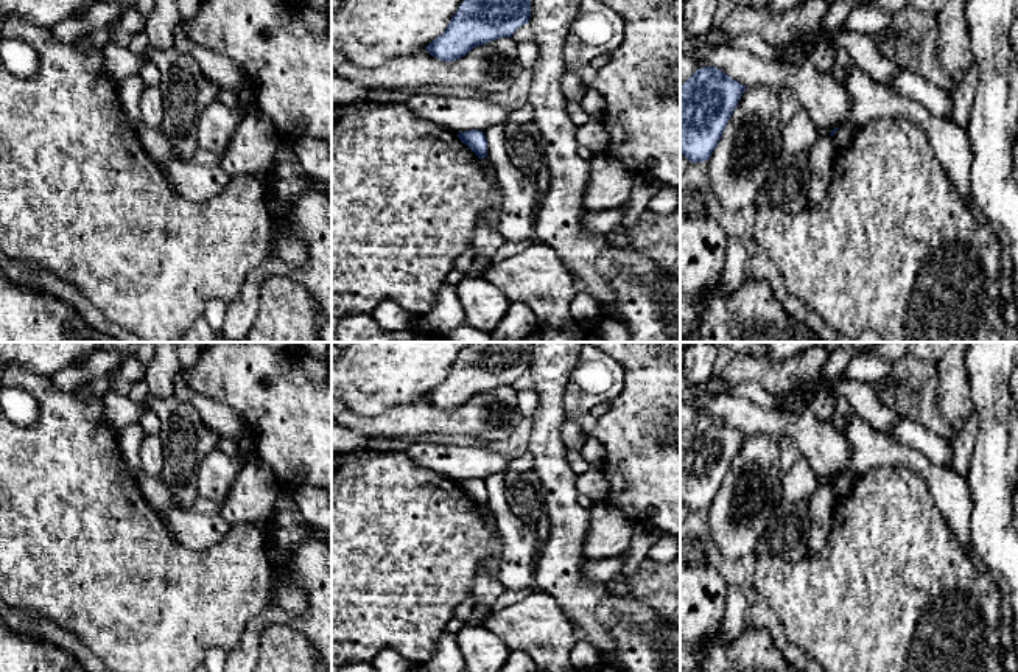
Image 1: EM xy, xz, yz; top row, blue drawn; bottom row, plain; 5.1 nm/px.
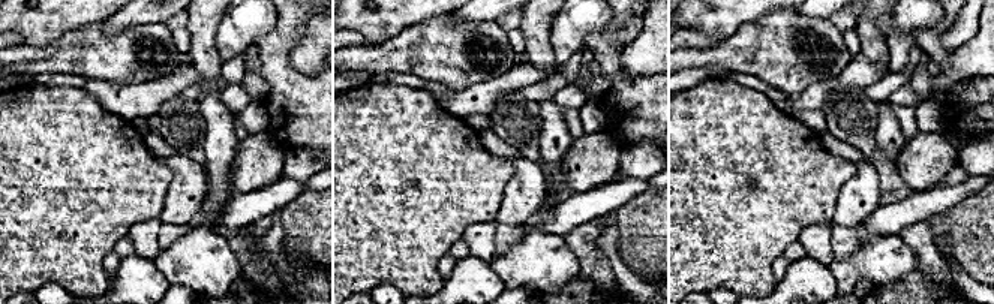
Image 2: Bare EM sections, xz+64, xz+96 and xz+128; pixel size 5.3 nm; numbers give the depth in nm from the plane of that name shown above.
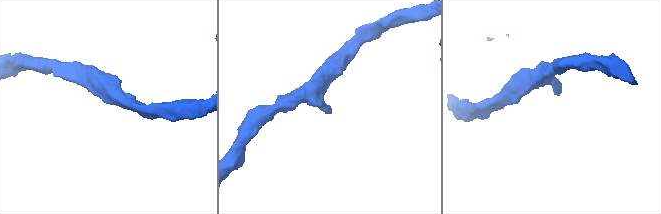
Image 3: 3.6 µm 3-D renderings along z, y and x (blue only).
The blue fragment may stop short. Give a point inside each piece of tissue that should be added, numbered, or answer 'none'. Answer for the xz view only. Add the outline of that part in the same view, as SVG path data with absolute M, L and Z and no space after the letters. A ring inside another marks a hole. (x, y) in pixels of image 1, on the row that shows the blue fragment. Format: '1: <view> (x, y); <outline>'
none

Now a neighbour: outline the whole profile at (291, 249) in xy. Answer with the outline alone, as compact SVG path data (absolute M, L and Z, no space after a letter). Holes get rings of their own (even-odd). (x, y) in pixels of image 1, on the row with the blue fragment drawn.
M293 236L282 238L277 244L277 249L279 249L279 255L285 261L290 261L297 266L302 266L307 263L308 255L305 250L305 244L297 238L293 238Z

